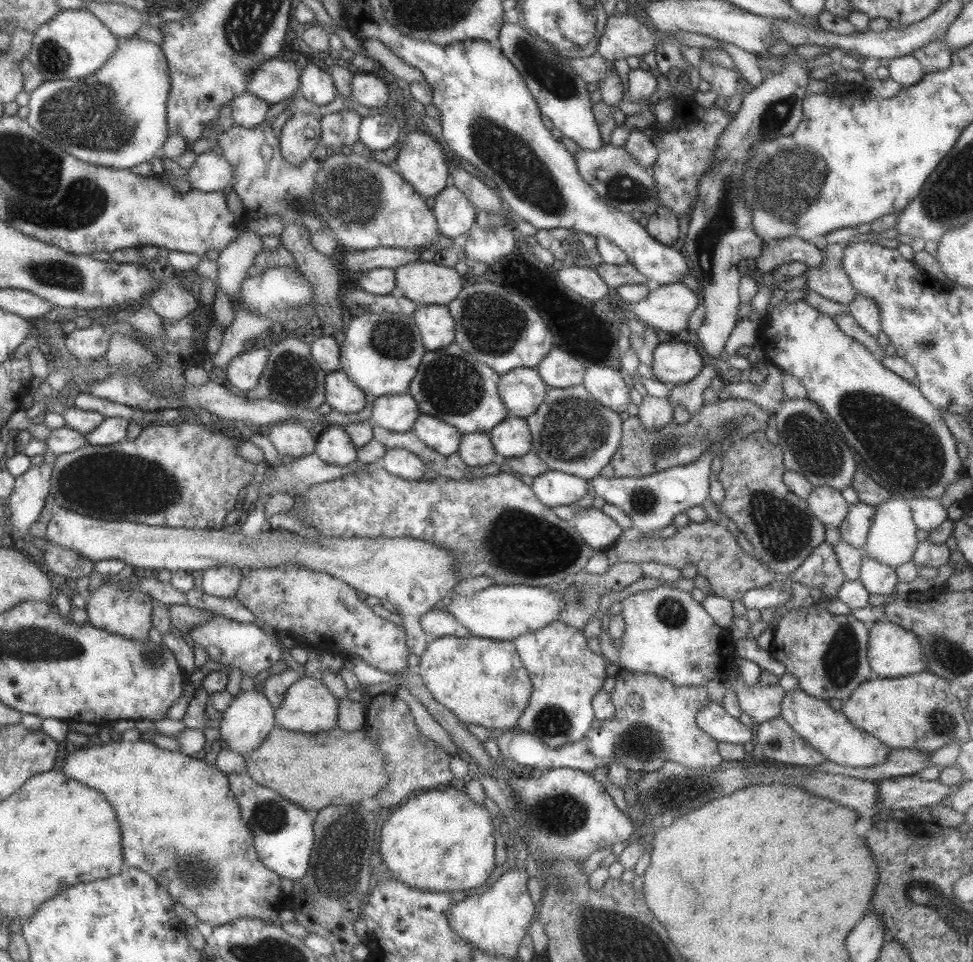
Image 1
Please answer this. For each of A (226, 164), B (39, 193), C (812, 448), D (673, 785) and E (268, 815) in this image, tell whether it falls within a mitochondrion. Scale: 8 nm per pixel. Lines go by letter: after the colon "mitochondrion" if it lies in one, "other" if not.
A: other
B: mitochondrion
C: mitochondrion
D: mitochondrion
E: mitochondrion

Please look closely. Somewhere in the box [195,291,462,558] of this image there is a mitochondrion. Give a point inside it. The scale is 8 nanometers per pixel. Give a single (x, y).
(293, 378)

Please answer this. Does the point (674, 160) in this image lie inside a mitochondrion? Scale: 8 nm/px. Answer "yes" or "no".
no

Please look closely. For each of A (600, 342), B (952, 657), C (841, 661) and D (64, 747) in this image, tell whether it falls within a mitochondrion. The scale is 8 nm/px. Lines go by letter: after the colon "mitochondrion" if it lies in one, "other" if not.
A: other
B: mitochondrion
C: mitochondrion
D: other

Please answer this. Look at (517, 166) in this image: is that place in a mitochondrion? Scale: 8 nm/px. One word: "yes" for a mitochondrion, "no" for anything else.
yes

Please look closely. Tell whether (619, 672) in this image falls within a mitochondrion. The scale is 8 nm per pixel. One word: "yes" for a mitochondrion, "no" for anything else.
no

